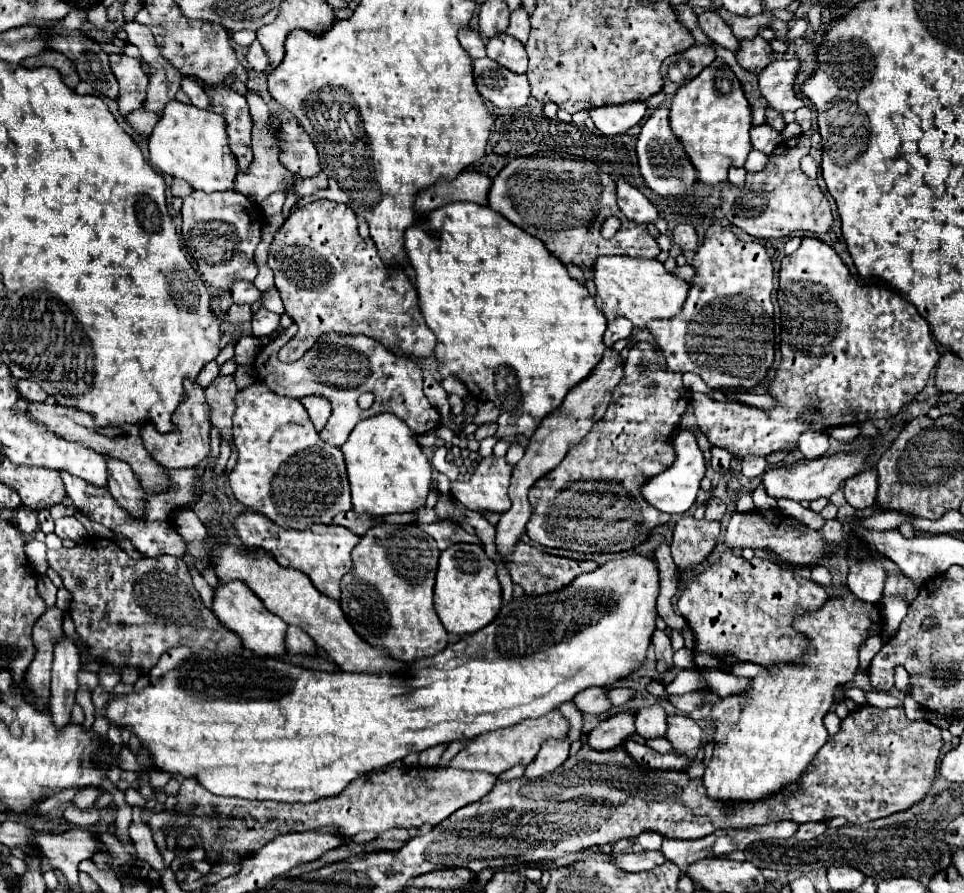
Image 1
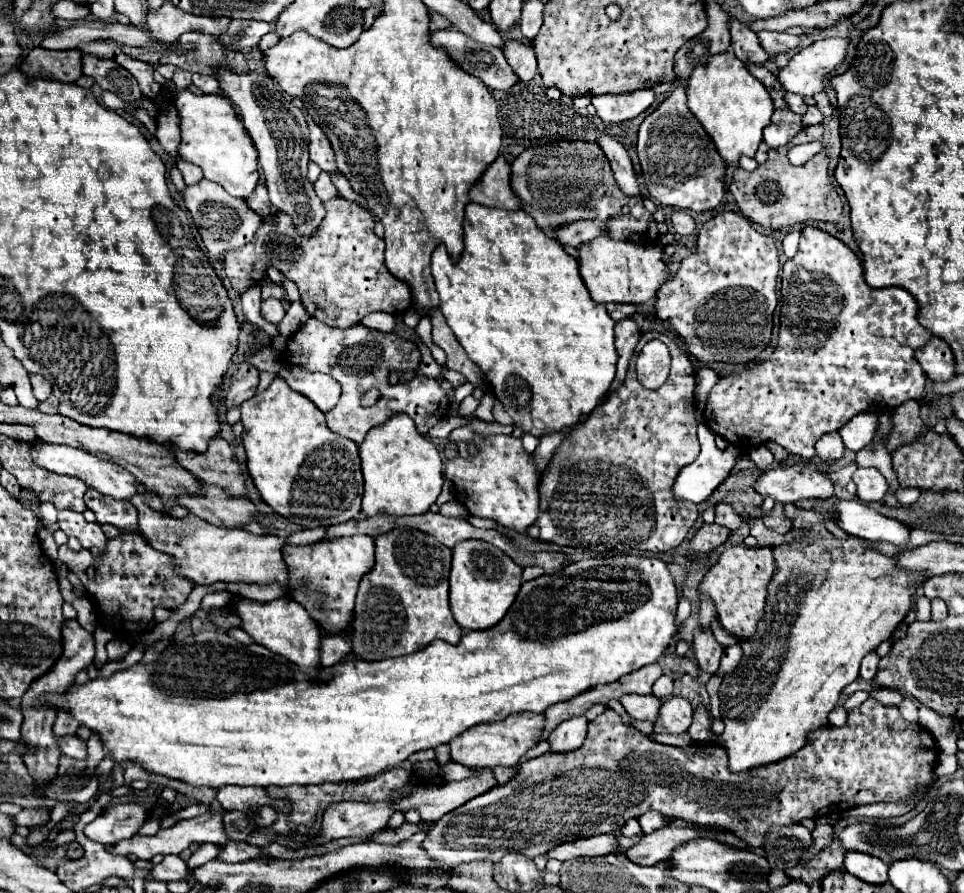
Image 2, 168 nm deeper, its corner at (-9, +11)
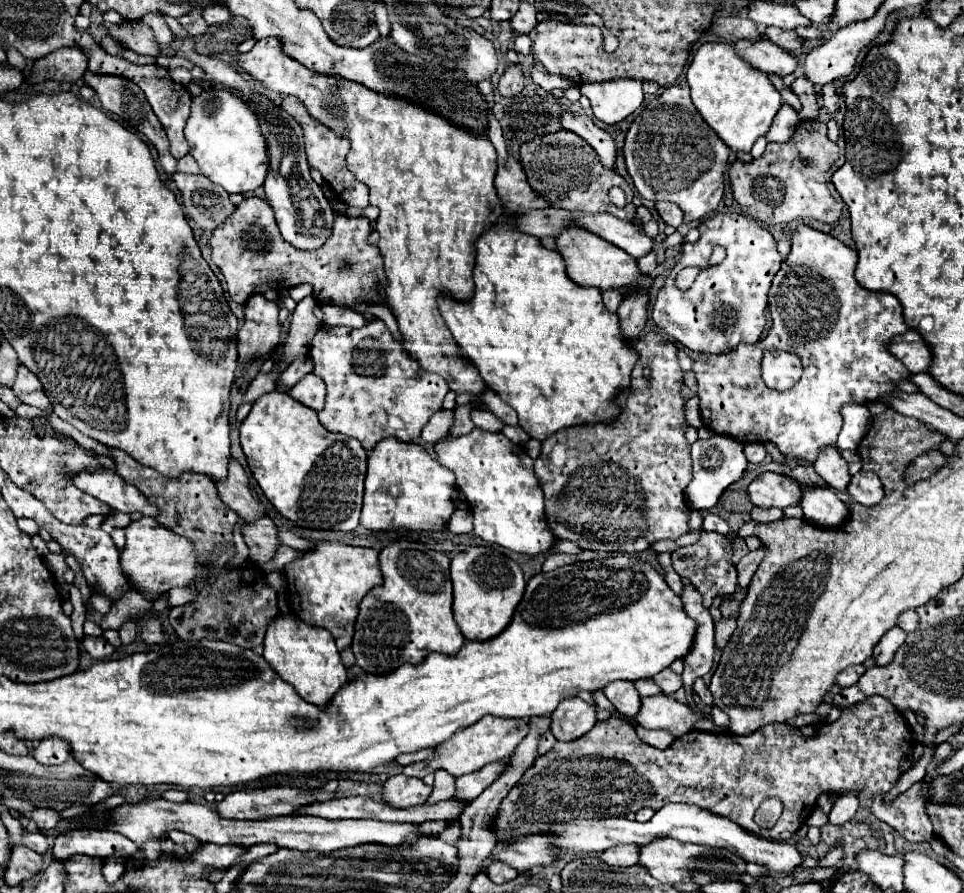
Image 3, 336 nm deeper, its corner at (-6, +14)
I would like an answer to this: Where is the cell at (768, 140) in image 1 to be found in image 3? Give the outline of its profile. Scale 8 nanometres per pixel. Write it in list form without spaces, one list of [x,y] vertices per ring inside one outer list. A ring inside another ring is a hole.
[[[781,105],[781,109],[777,111],[773,123],[771,123],[771,129],[767,131],[767,141],[777,141],[777,143],[785,143],[791,139],[795,127],[799,123],[799,117],[797,117],[797,111],[789,105]]]

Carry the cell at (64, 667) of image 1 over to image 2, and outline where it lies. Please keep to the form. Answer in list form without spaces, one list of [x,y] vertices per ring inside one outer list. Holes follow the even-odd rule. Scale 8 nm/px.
[[[58,712],[56,722],[54,722],[54,736],[56,738],[74,736],[76,730],[78,730],[78,722],[68,712]]]

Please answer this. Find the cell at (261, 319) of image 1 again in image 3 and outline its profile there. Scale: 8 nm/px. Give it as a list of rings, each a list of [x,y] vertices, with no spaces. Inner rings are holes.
[[[253,295],[245,303],[245,323],[239,331],[239,359],[245,363],[251,357],[261,357],[281,343],[281,325],[277,319],[279,303],[267,301],[263,295]]]

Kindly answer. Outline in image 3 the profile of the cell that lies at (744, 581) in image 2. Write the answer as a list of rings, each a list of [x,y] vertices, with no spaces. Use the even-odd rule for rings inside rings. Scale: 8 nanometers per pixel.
[[[741,589],[741,591],[735,591],[733,595],[727,595],[725,599],[723,599],[723,603],[721,603],[721,615],[723,615],[723,619],[729,619],[729,617],[733,617],[733,619],[737,619],[739,617],[739,609],[741,609],[741,603],[745,601],[745,597],[747,597],[747,591],[745,589]]]

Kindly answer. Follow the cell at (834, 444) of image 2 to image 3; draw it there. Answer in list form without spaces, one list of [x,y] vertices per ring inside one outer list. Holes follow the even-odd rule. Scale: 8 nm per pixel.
[[[827,445],[819,451],[819,457],[815,461],[815,471],[835,489],[845,491],[849,483],[849,473],[847,473],[847,463],[841,457],[839,449],[835,445]]]

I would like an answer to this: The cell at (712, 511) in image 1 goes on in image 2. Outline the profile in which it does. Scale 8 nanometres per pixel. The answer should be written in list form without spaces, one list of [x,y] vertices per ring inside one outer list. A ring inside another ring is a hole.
[[[718,504],[714,510],[716,510],[716,520],[714,520],[716,524],[730,528],[730,530],[736,530],[742,524],[742,518],[734,512],[730,504]]]

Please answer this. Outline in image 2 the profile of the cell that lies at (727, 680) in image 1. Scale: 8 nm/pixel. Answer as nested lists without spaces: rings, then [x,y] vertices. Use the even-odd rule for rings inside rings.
[[[698,628],[694,634],[692,648],[694,648],[694,656],[696,656],[700,670],[708,672],[710,676],[716,674],[716,670],[720,666],[720,658],[722,658],[722,646],[714,640],[712,630]]]

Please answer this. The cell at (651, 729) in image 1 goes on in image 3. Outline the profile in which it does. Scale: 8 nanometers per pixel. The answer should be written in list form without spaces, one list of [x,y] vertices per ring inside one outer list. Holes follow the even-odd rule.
[[[613,681],[613,685],[603,689],[603,693],[617,707],[617,711],[625,715],[637,715],[641,709],[641,695],[631,681]]]

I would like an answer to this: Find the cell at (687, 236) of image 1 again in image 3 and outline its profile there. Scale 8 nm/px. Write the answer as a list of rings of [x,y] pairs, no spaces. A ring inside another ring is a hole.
[[[661,201],[661,203],[655,203],[655,207],[657,207],[661,219],[663,219],[667,225],[671,225],[671,227],[675,227],[675,229],[681,227],[681,223],[683,223],[683,211],[681,211],[677,205],[667,203],[667,201]]]

